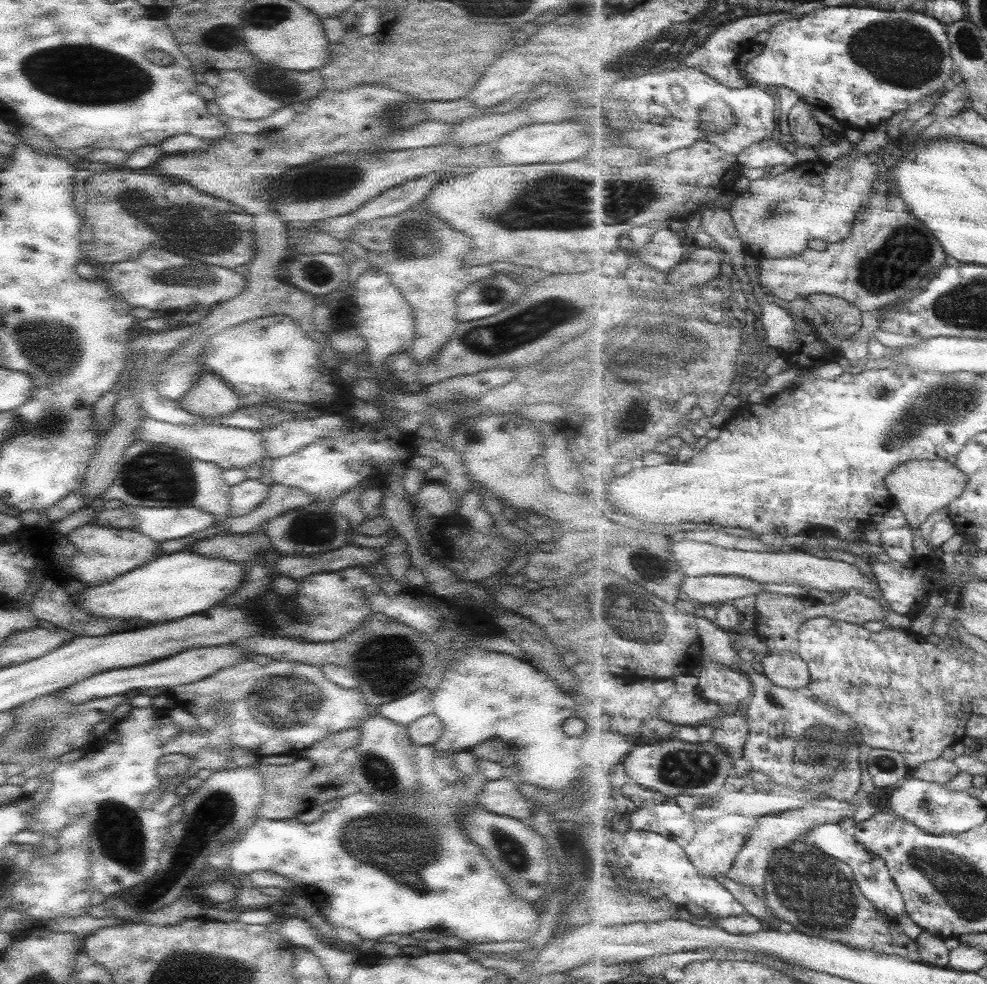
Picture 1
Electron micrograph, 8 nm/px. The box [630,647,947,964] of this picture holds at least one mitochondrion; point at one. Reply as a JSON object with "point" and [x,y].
{"point":[819,893]}

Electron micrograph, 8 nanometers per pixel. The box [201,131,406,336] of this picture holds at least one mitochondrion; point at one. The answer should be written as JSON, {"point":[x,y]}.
{"point":[338,179]}

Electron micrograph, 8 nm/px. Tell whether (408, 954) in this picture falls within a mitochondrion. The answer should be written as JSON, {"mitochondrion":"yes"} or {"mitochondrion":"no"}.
{"mitochondrion":"no"}

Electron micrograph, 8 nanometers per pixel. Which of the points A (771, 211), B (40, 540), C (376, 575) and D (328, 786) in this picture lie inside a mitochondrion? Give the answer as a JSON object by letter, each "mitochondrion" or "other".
{"A":"mitochondrion","B":"other","C":"other","D":"other"}

